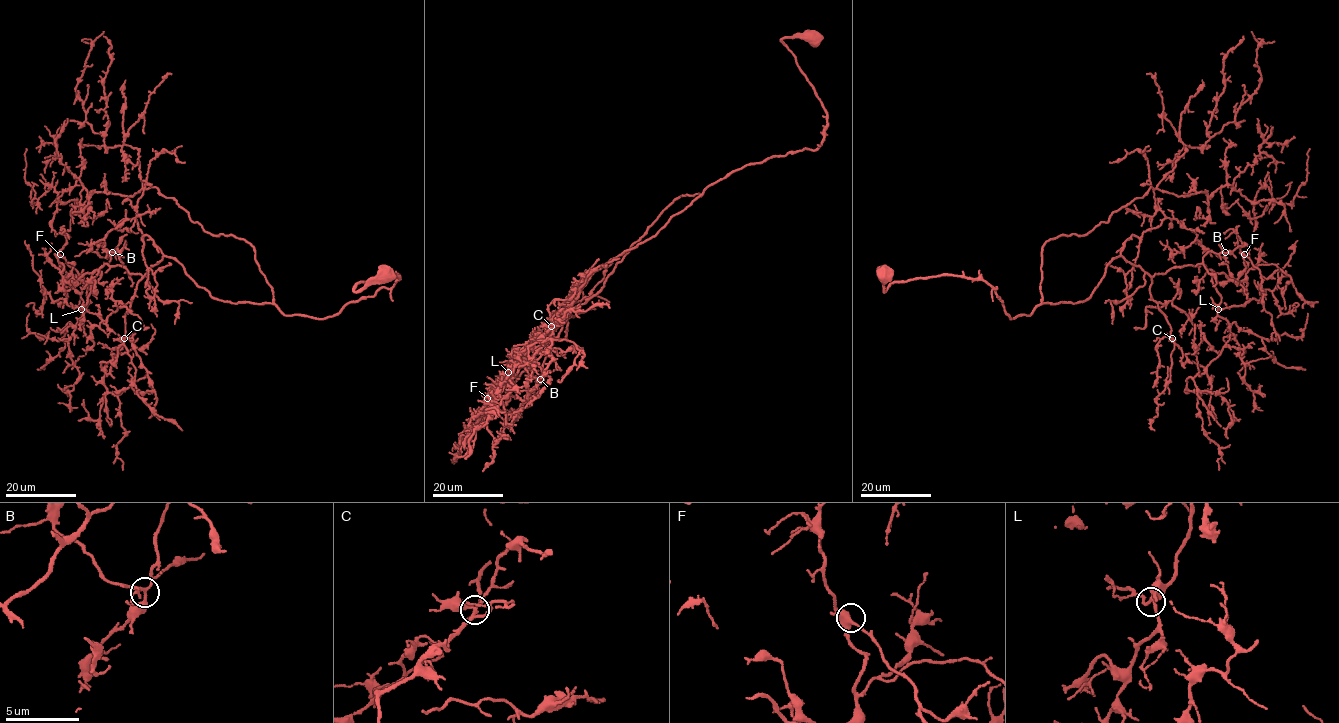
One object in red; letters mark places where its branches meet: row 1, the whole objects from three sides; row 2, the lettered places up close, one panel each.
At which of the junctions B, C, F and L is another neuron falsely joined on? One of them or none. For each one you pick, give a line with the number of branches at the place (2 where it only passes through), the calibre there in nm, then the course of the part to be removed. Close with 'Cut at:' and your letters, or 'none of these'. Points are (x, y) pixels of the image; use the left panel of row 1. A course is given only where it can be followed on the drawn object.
Cut at: none of these

